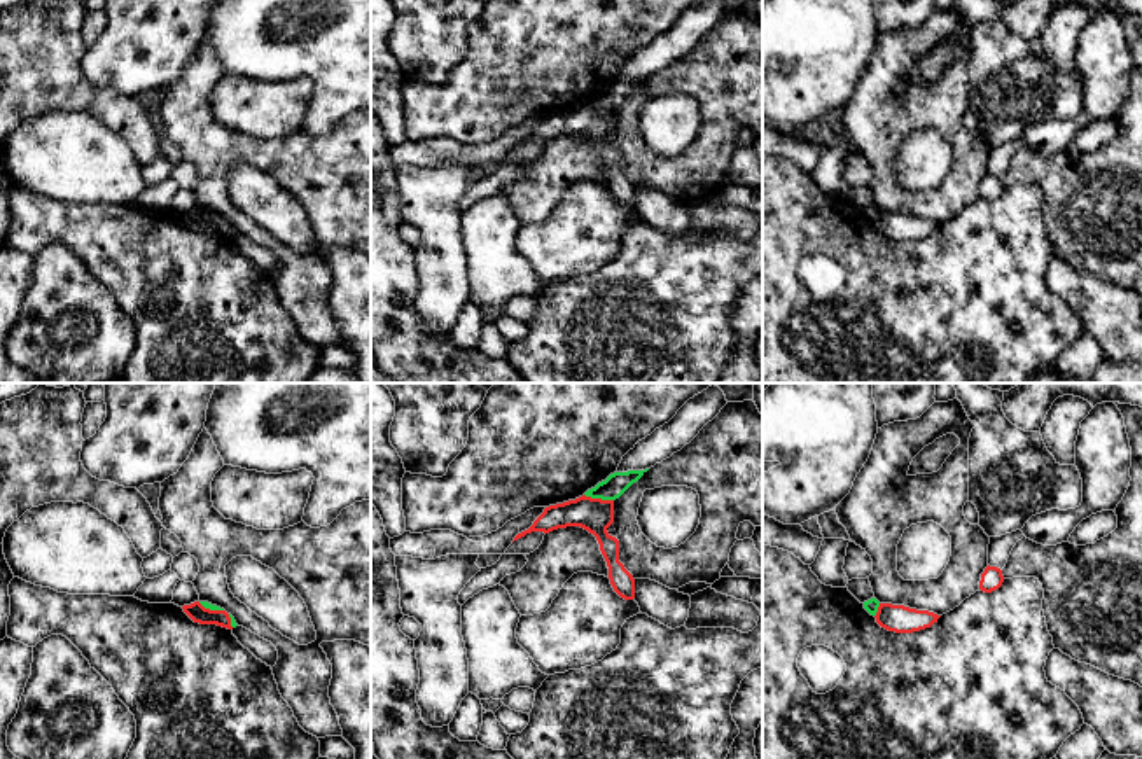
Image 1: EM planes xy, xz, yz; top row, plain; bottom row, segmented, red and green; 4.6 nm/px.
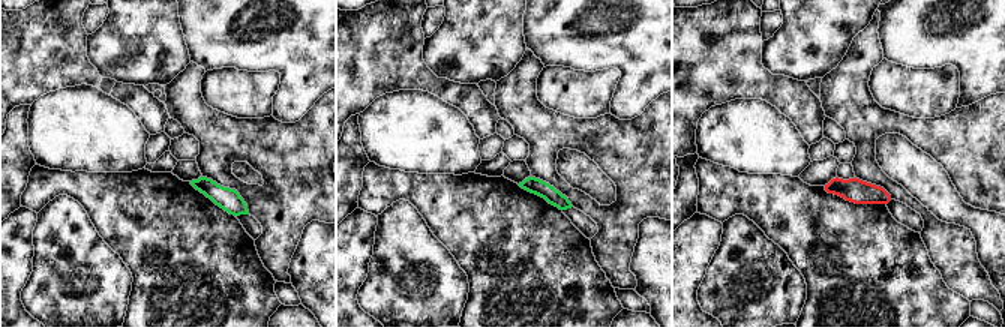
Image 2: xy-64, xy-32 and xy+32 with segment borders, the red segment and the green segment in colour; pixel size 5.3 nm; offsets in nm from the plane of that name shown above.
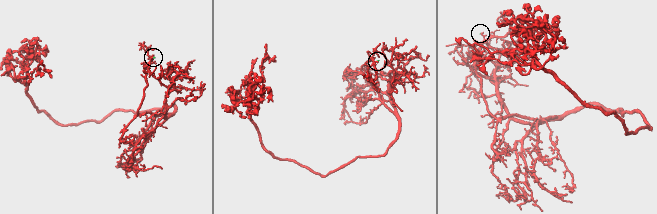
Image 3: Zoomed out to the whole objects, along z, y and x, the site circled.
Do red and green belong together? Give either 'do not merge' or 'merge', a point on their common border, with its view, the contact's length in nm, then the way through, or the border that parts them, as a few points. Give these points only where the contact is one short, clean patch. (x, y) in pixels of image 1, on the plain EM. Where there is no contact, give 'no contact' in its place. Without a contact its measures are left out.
merge | xz (598, 107) | 140 nm | across xz (593, 123), (598, 107), (618, 91)

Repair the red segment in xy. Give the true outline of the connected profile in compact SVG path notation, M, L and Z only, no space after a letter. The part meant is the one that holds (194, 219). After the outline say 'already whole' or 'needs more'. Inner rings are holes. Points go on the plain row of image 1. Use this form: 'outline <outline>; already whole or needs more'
outline M194 210L191 213L184 213L182 217L194 231L199 233L217 233L227 238L238 234L231 222L208 210Z; needs more

